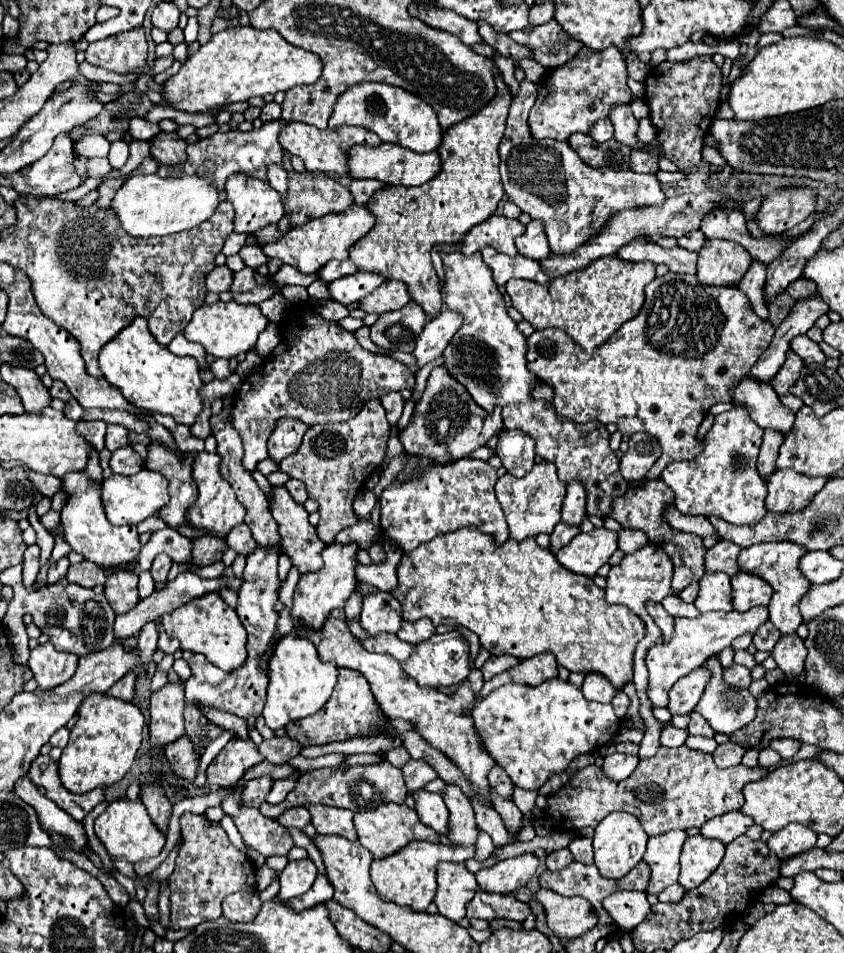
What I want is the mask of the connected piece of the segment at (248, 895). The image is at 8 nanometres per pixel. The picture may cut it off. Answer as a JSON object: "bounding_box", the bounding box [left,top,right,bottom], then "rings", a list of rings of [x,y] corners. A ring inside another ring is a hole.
{"bounding_box":[223,892,261,922],"rings":[[[235,892],[223,900],[223,916],[231,922],[251,922],[261,910],[261,898],[257,892]]]}

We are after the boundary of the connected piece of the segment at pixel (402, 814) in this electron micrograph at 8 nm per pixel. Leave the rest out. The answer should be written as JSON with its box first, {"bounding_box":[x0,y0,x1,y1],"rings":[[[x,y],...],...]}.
{"bounding_box":[355,804,439,860],"rings":[[[387,804],[371,812],[357,812],[355,828],[359,834],[359,842],[373,854],[375,860],[383,860],[395,852],[399,852],[403,846],[407,846],[413,840],[427,840],[427,842],[439,842],[437,832],[433,832],[429,826],[421,824],[417,812],[413,808],[407,808],[405,804]]]}

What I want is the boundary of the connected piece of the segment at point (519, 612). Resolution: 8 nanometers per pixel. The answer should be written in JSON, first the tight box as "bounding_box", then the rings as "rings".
{"bounding_box":[391,526,645,690],"rings":[[[467,526],[467,528],[461,528],[457,532],[451,532],[447,536],[437,536],[433,538],[429,544],[421,544],[421,548],[415,548],[413,552],[405,552],[399,566],[397,566],[397,580],[399,580],[399,586],[395,590],[391,590],[391,594],[401,602],[403,606],[403,618],[409,620],[409,622],[415,622],[419,618],[431,618],[431,622],[435,626],[439,624],[459,624],[459,626],[465,626],[469,628],[471,632],[475,632],[479,636],[479,642],[481,646],[493,654],[493,656],[501,656],[501,654],[511,654],[511,656],[517,656],[519,660],[525,660],[525,658],[531,658],[531,656],[537,656],[537,654],[543,654],[543,652],[553,652],[555,658],[557,658],[557,664],[559,666],[565,666],[569,672],[581,672],[581,674],[587,674],[587,672],[601,672],[603,676],[607,676],[611,680],[611,684],[621,690],[633,676],[633,652],[635,652],[635,646],[637,642],[645,636],[645,624],[643,620],[635,614],[635,612],[629,612],[629,608],[625,606],[619,606],[619,604],[607,604],[605,600],[605,592],[601,588],[597,588],[593,584],[593,578],[589,576],[579,576],[575,572],[569,572],[567,568],[563,568],[557,558],[541,548],[535,538],[525,538],[521,542],[509,538],[505,544],[493,544],[493,536],[485,536],[483,532],[477,532],[477,528],[473,526]]]}

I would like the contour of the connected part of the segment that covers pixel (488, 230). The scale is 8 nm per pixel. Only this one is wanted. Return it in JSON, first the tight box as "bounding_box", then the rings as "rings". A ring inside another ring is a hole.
{"bounding_box":[461,216,525,256],"rings":[[[491,216],[485,222],[473,226],[469,230],[469,234],[463,238],[461,244],[461,252],[465,256],[471,256],[475,252],[479,252],[485,246],[491,246],[499,252],[505,252],[509,256],[515,256],[515,238],[521,236],[525,232],[525,226],[515,220],[517,224],[513,224],[513,220],[505,220],[503,216]],[[517,234],[517,236],[515,236]]]}

